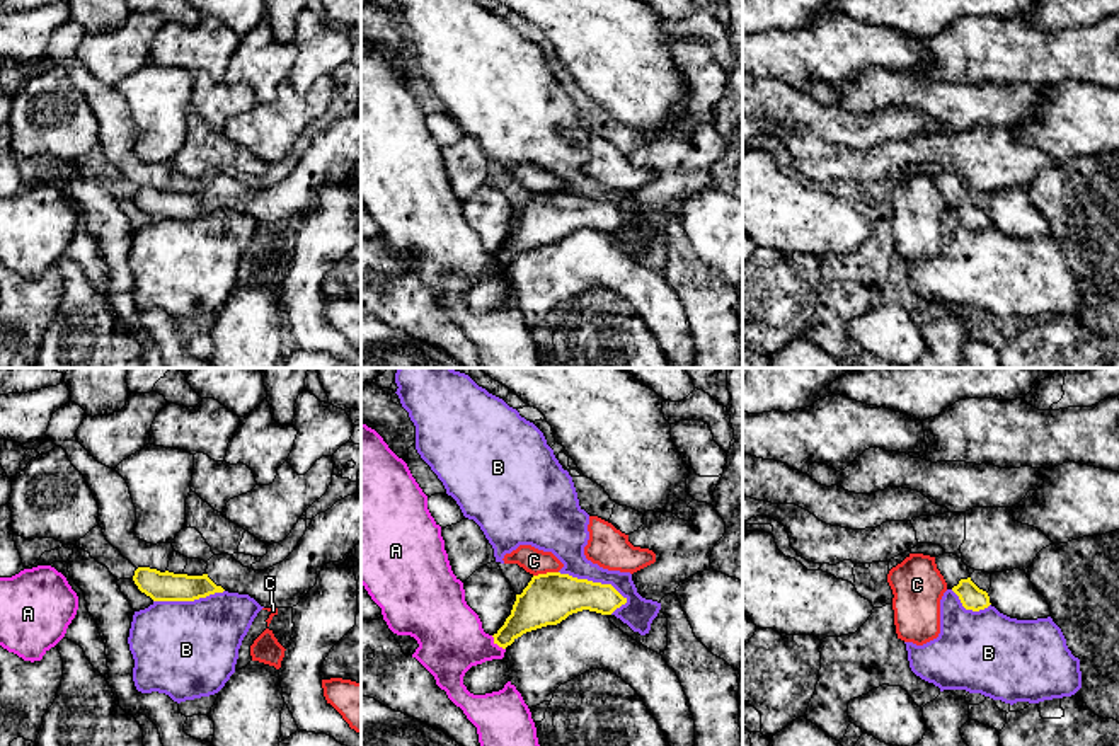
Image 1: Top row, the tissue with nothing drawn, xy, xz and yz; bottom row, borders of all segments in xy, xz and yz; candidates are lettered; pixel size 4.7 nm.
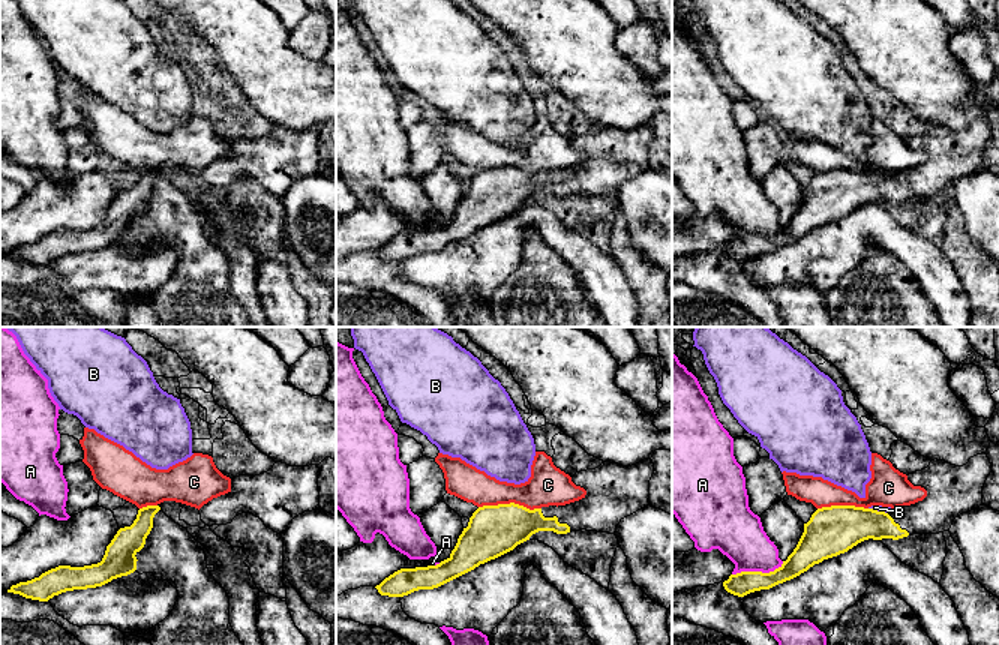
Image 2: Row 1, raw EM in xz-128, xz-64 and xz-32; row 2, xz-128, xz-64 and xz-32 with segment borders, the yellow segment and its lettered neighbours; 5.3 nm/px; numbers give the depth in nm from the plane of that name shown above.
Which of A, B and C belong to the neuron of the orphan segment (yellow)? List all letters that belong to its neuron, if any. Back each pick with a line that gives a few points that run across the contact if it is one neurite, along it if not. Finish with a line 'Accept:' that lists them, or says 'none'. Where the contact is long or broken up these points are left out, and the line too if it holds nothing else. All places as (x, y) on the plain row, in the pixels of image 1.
Accept: none

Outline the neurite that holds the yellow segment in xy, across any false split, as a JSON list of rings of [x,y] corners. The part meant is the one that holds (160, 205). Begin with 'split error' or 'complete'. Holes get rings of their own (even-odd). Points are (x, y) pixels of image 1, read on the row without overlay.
split error; [[[361,112],[312,136],[295,169],[279,182],[254,189],[232,174],[213,174],[203,194],[138,186],[133,199],[153,220],[194,220],[215,211],[249,213],[264,227],[293,227],[317,203],[322,186],[361,160]]]

